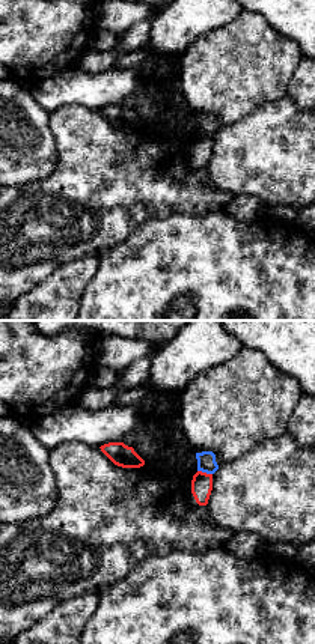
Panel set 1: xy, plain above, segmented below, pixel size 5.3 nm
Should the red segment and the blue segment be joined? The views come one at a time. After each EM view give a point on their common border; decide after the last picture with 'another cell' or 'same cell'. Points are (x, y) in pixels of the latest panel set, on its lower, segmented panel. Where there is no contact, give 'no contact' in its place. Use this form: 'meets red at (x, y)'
meets red at (205, 473)

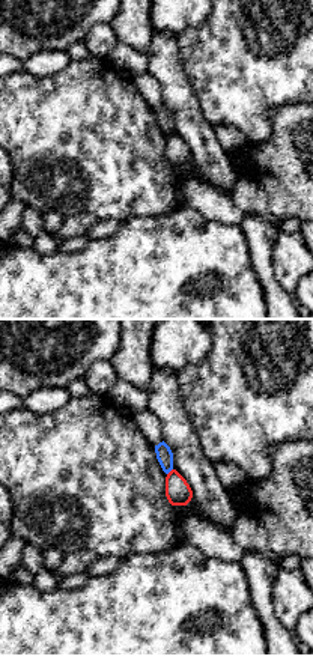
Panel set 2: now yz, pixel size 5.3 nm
meets red at (170, 471)

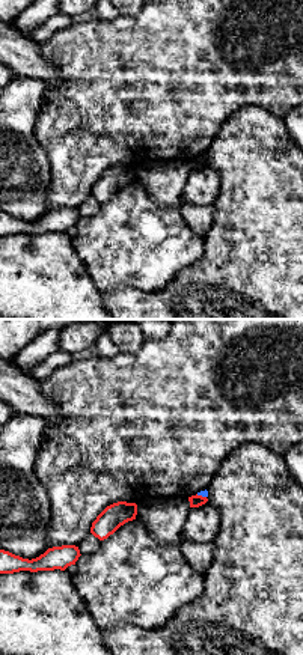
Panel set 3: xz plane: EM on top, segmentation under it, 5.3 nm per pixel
meets red at (201, 496)

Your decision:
another cell

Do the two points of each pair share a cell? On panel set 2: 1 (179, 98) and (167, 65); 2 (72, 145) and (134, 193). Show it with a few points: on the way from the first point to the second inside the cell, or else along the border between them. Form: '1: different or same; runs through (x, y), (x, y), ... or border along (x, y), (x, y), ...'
1: same; runs through (176, 91), (169, 72)
2: same; runs through (88, 146), (119, 178)

